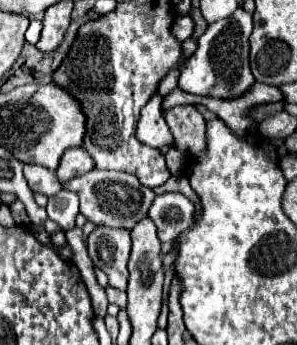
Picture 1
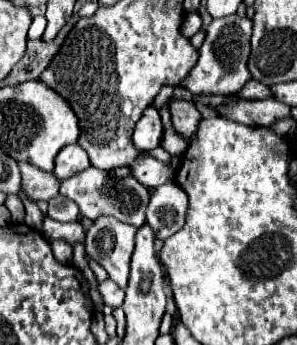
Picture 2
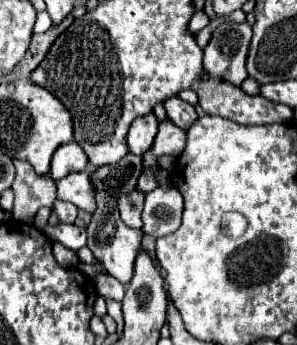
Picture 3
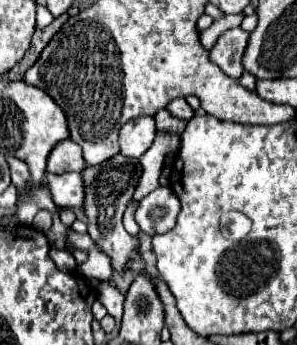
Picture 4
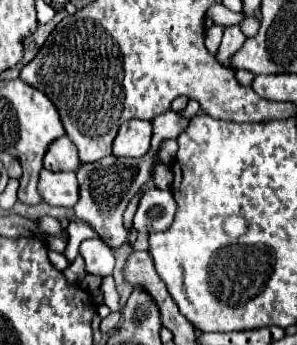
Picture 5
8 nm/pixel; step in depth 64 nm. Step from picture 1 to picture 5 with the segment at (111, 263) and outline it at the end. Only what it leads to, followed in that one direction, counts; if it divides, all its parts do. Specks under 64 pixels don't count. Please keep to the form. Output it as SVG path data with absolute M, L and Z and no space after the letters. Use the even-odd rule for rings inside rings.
M150 148L148 154L142 158L116 158L116 156L106 156L98 162L90 164L80 164L76 170L78 174L78 186L80 186L80 200L74 206L76 218L82 222L88 222L98 236L110 246L116 248L124 242L128 242L128 234L122 226L122 212L126 210L128 202L144 188L150 184L150 170L154 164L154 148Z

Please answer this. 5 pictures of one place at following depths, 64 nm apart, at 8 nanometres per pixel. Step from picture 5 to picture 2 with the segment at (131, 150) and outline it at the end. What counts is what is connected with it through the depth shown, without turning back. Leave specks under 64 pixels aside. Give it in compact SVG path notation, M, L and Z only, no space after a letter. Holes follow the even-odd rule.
M150 106L144 110L142 118L136 122L132 142L140 152L148 152L160 144L160 138L162 138L160 114L154 106Z

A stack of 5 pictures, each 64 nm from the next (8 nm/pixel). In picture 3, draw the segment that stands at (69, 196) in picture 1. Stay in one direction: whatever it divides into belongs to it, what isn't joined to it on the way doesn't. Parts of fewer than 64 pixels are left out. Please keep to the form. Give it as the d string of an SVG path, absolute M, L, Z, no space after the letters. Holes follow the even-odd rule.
M56 200L56 202L54 202L54 212L58 214L60 222L64 222L64 224L72 224L72 222L76 220L76 212L78 212L78 208L76 208L74 204Z

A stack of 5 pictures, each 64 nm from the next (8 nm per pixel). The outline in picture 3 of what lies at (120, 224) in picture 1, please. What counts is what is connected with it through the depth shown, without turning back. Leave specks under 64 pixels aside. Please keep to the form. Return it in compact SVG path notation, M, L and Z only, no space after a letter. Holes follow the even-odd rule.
M72 172L70 176L56 180L56 194L58 200L72 202L74 206L92 214L94 196L92 196L90 172ZM134 190L132 194L124 196L118 200L118 208L120 208L120 216L122 222L130 228L142 228L142 220L140 220L140 212L142 212L142 204L144 204L144 194L140 194L138 190Z

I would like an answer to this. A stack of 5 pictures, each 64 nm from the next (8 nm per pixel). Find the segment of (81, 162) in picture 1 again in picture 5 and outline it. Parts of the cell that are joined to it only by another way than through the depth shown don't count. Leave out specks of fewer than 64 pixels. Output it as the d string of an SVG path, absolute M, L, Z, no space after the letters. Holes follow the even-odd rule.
M68 136L56 138L44 156L44 168L52 172L62 172L62 170L76 170L80 166L80 158L76 152L76 146L68 140Z

